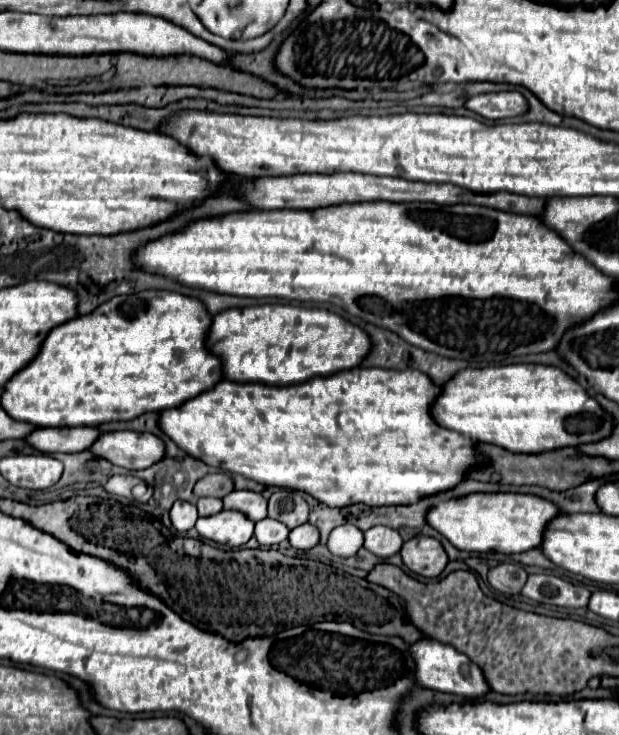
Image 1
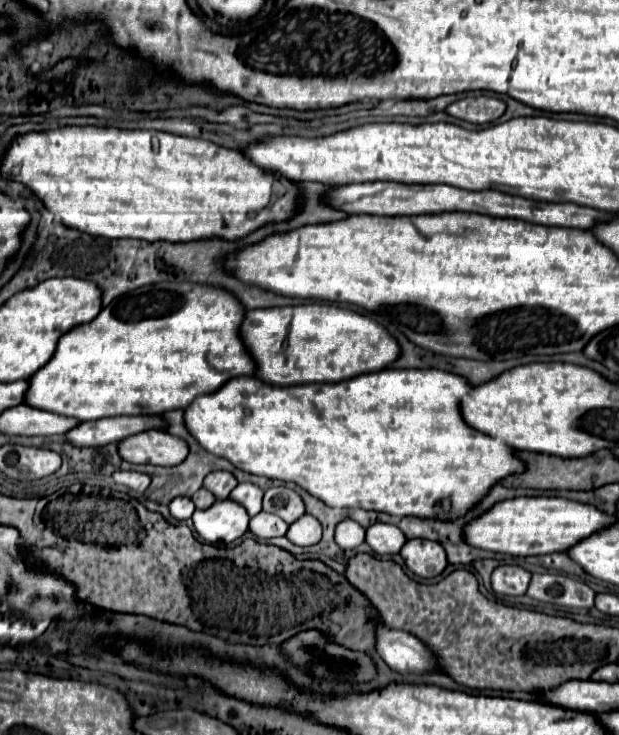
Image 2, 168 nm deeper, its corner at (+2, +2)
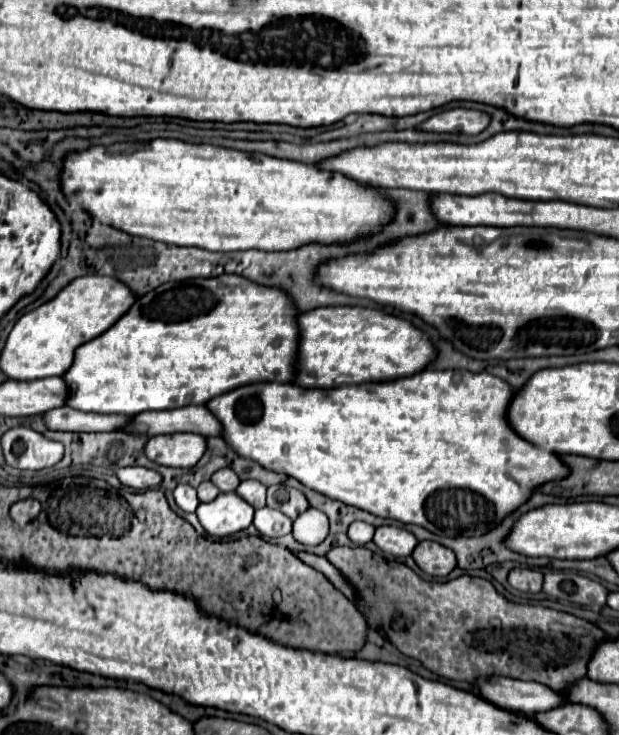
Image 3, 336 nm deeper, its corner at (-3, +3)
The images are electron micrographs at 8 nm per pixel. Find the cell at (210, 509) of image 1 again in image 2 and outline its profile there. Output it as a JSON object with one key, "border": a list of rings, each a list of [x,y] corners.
{"border":[[[205,488],[197,490],[197,494],[193,494],[191,500],[193,500],[193,504],[195,504],[199,510],[207,510],[207,508],[211,508],[211,506],[215,504],[215,496],[209,494],[209,490],[205,490]]]}

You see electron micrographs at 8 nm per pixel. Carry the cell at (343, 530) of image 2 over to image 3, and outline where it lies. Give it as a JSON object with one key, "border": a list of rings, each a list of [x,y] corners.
{"border":[[[354,521],[354,523],[350,525],[350,529],[348,529],[348,537],[350,537],[356,545],[366,545],[368,541],[372,541],[374,531],[376,531],[374,525],[364,523],[364,521]]]}

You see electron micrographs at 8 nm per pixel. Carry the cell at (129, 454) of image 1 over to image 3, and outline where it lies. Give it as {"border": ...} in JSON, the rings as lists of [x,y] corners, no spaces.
{"border":[[[198,433],[156,435],[146,445],[148,459],[166,467],[190,467],[206,451],[206,437]]]}

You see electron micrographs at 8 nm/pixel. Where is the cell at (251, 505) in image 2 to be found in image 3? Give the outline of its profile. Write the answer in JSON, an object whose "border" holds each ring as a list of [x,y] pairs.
{"border":[[[242,481],[236,489],[236,493],[248,501],[254,509],[260,509],[266,505],[266,487],[260,481]]]}

